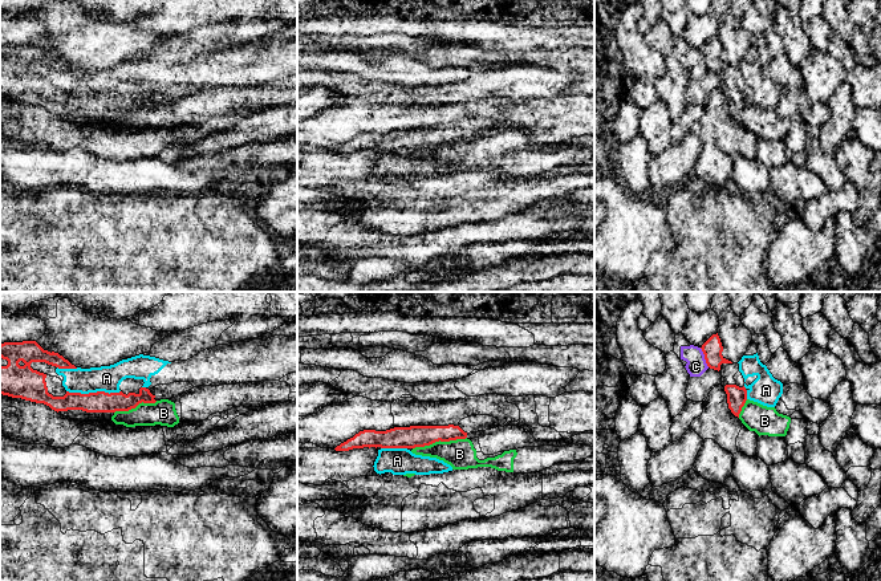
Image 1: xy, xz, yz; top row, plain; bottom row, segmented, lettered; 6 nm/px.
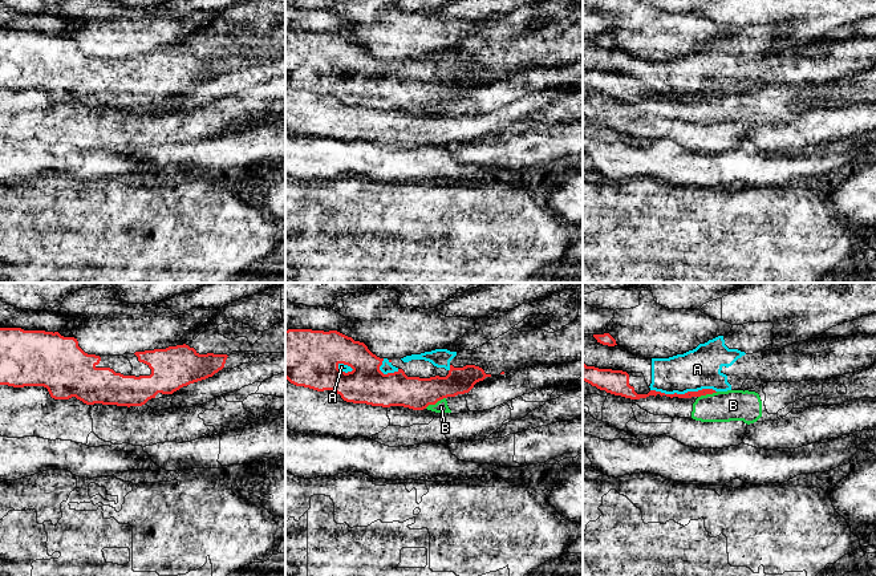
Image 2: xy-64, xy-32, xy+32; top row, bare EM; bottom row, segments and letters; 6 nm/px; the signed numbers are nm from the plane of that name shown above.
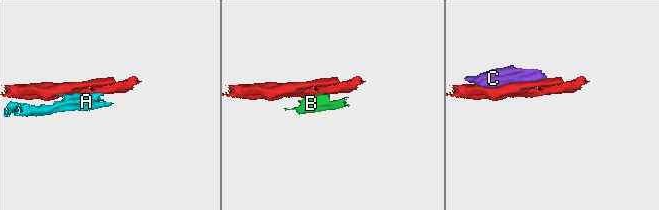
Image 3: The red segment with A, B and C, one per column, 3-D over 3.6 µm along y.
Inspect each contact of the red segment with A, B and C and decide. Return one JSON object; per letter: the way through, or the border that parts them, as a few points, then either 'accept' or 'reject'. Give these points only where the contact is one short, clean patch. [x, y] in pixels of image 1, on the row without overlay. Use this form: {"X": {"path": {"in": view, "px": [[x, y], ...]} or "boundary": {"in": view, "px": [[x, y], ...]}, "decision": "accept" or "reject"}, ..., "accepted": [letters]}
{"A": {"decision": "reject"}, "B": {"boundary": {"in": "xz", "px": [[466, 139], [435, 143], [413, 151]]}, "decision": "reject"}, "C": {"decision": "reject"}, "accepted": []}

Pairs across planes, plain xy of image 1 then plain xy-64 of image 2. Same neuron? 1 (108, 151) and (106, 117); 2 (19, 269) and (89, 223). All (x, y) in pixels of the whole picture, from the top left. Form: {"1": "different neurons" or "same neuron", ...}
{"1": "same neuron", "2": "same neuron"}

